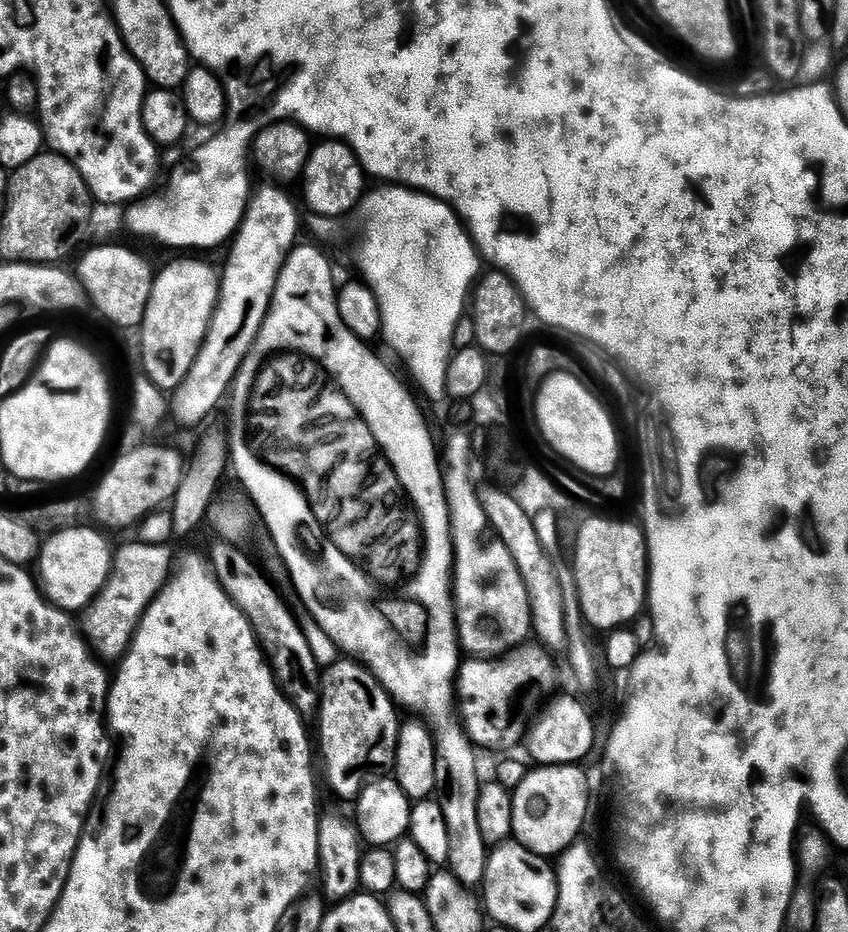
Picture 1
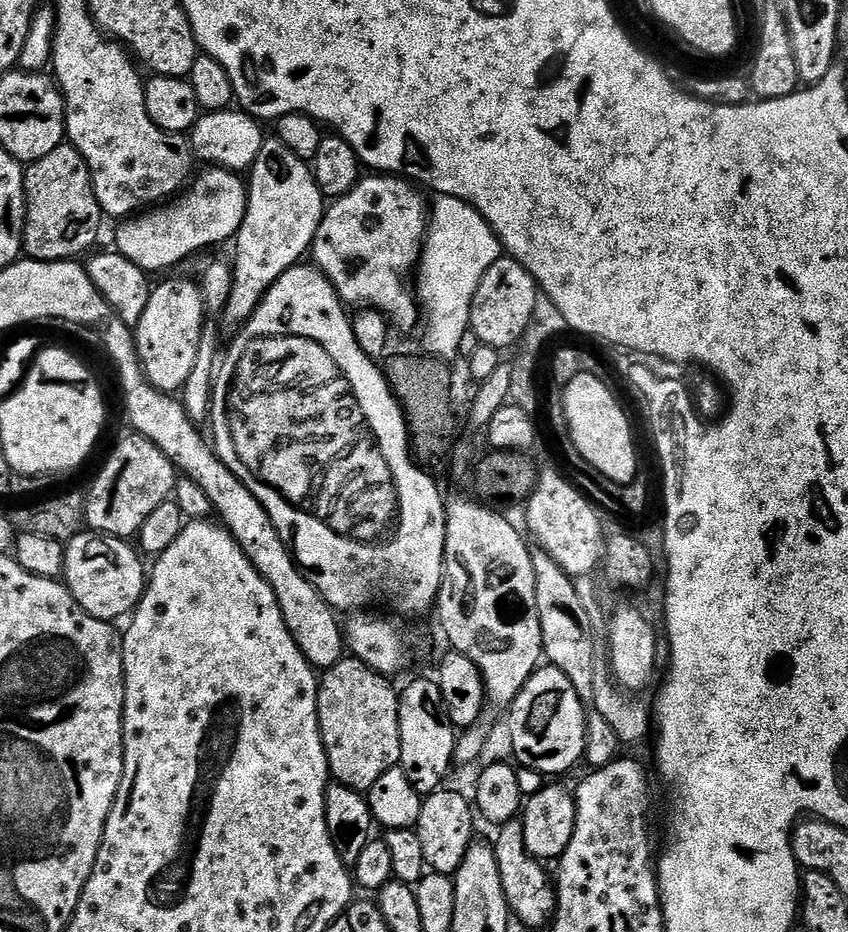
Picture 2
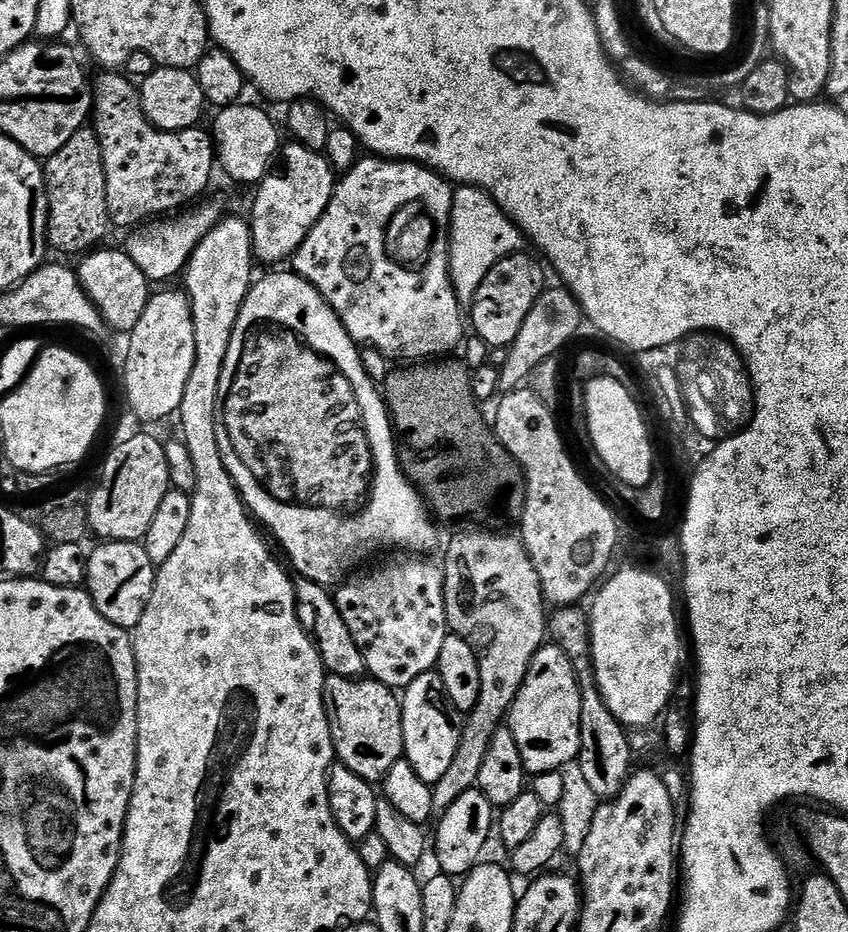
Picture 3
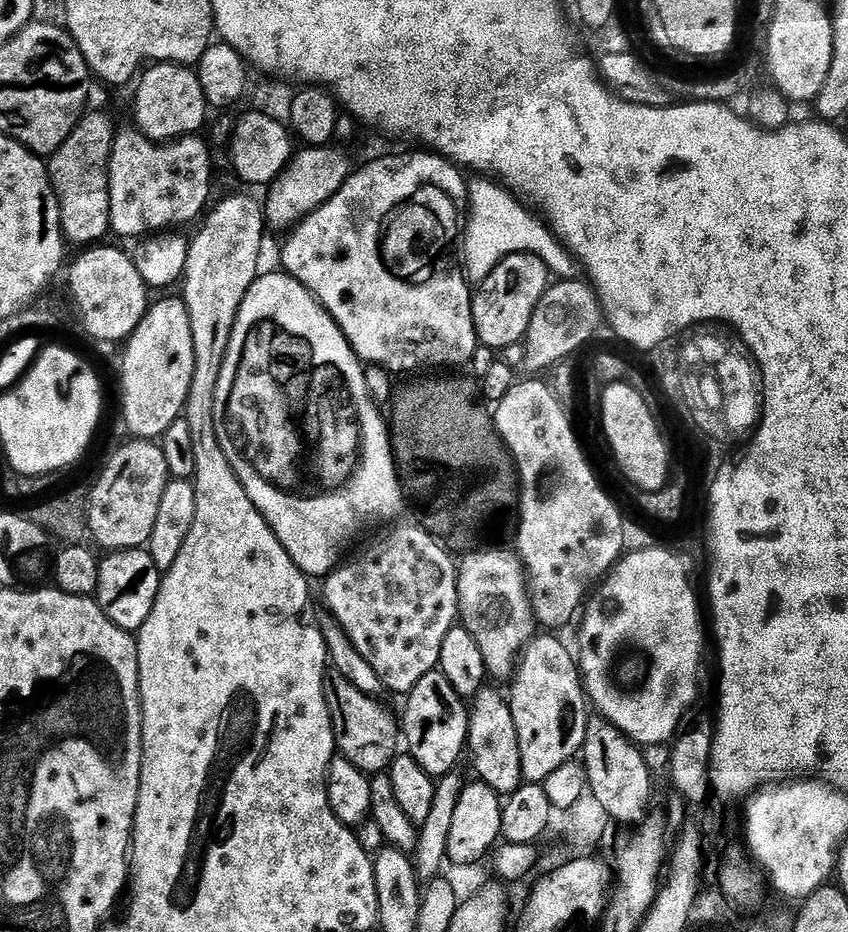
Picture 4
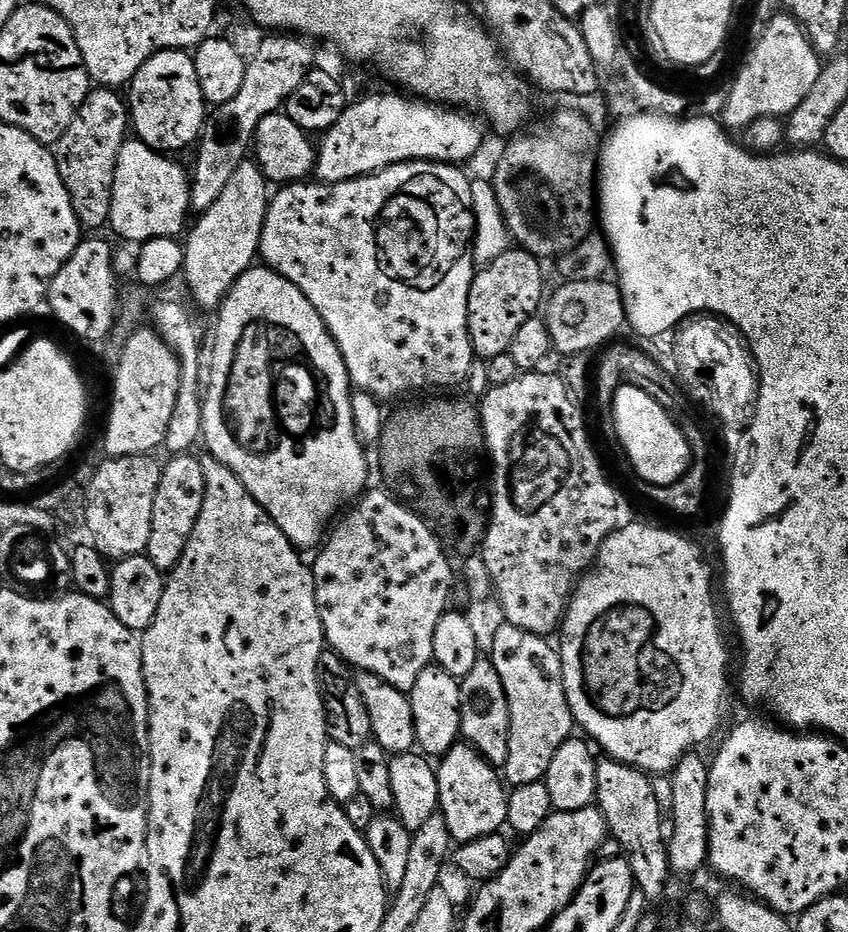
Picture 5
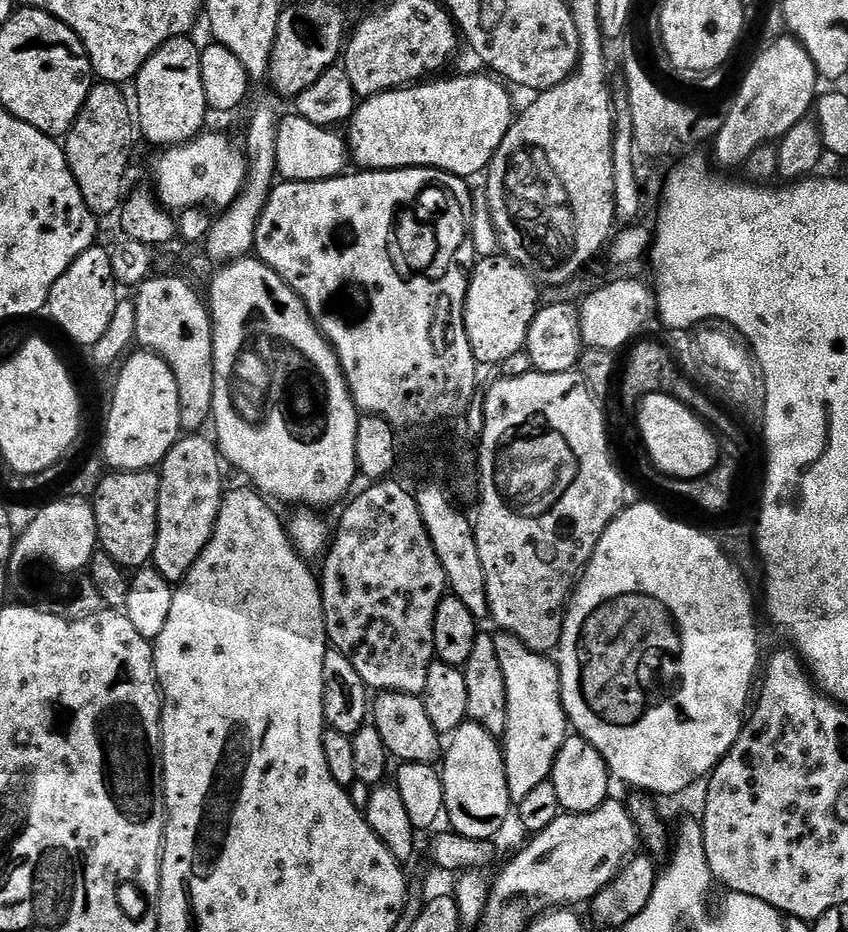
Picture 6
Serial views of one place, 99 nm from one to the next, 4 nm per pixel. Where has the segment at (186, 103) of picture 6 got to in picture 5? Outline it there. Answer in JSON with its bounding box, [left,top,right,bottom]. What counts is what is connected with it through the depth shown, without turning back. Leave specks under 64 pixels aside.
[130,50,206,154]

